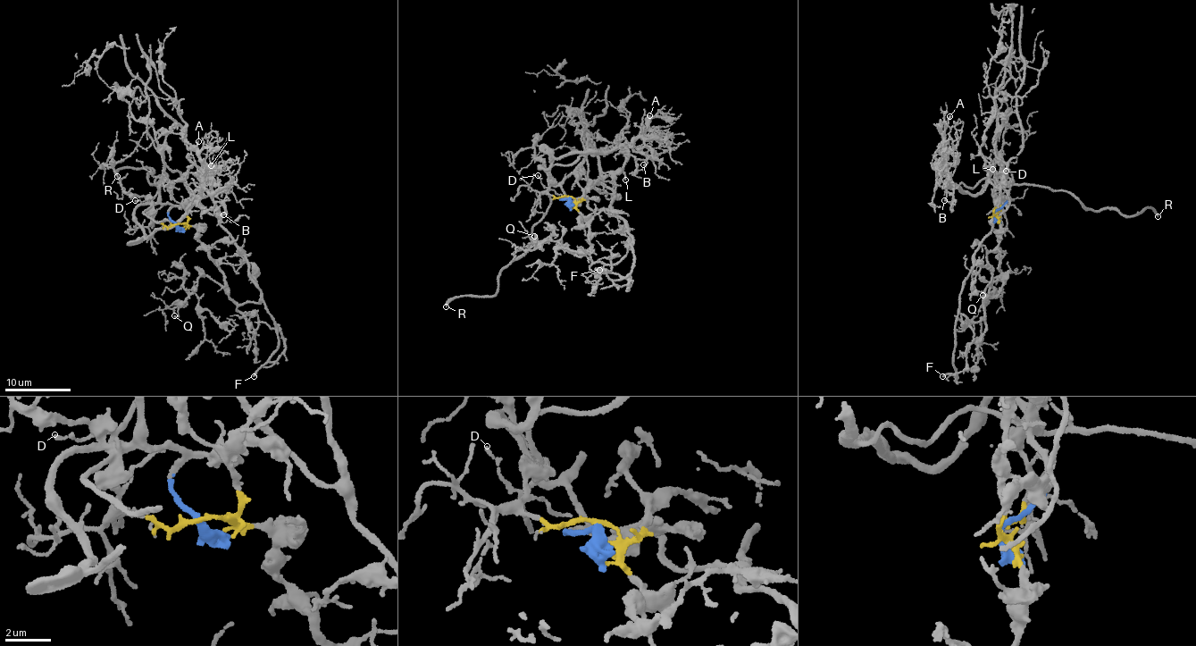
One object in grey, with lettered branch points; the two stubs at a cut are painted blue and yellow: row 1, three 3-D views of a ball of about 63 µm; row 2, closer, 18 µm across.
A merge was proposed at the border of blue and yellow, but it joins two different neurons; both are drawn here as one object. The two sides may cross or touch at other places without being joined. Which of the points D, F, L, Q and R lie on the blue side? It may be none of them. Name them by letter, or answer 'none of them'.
D, R

